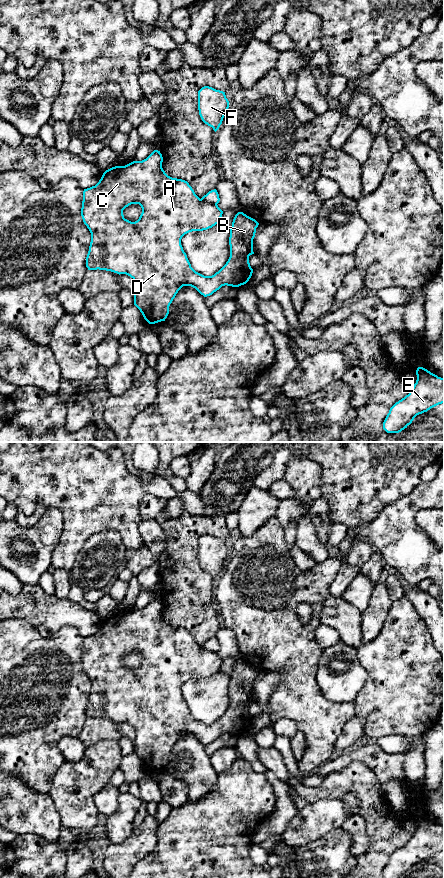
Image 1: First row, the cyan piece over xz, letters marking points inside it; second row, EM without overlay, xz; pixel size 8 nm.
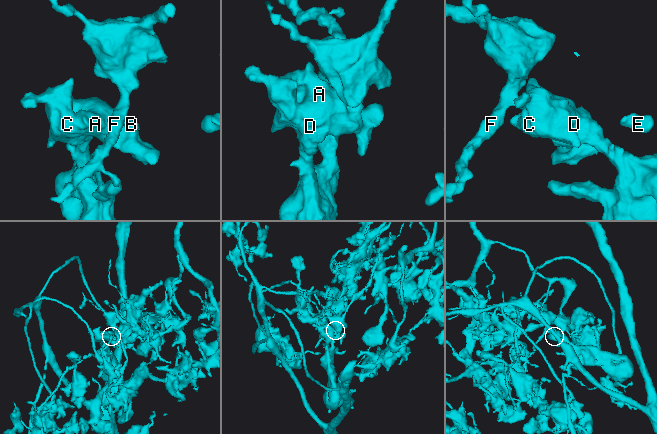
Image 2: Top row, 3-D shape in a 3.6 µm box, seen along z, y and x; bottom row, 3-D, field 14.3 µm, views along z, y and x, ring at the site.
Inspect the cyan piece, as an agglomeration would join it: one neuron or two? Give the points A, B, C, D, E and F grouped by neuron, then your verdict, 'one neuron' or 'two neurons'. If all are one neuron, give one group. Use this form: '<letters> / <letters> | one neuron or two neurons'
A B C D E / F | two neurons

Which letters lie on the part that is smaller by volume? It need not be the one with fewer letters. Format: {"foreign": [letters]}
{"foreign": ["F"]}

